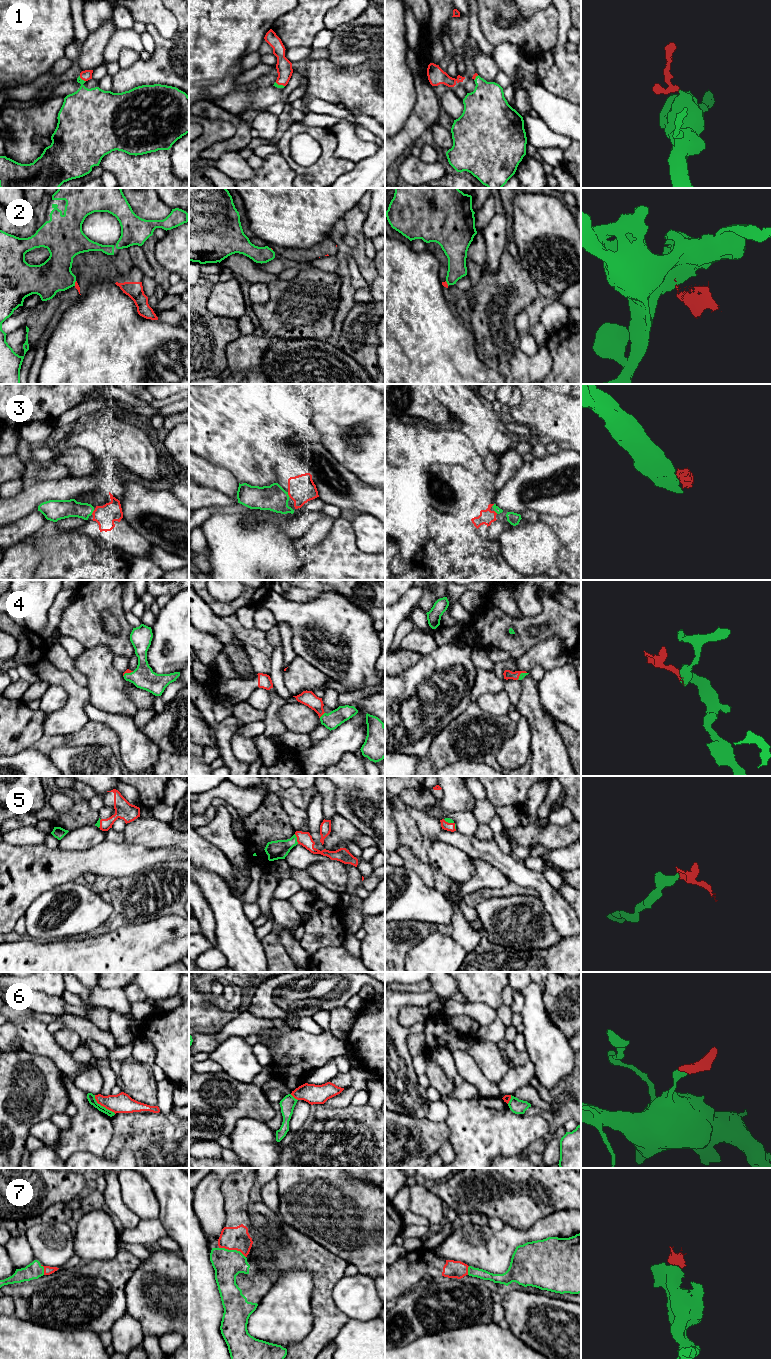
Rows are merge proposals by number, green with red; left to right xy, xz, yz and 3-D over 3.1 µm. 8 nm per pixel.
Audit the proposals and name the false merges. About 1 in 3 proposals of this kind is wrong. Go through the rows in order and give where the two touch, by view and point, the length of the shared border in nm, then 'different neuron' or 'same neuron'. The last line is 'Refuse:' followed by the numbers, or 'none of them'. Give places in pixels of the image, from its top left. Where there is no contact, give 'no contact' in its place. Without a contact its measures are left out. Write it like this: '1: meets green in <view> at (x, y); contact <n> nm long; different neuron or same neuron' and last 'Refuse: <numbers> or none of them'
1: meets green in xy at (81, 79); contact 70 nm long; same neuron
2: meets green in xy at (74, 283); contact 40 nm long; different neuron
3: meets green in xz at (288, 495); contact 50 nm long; same neuron
4: meets green in xz at (322, 715); contact 60 nm long; same neuron
5: meets green in xz at (296, 839); contact 90 nm long; same neuron
6: meets green in xy at (102, 1106); contact 220 nm long; different neuron
7: meets green in xz at (232, 1250); contact 240 nm long; same neuron
Refuse: 2, 6

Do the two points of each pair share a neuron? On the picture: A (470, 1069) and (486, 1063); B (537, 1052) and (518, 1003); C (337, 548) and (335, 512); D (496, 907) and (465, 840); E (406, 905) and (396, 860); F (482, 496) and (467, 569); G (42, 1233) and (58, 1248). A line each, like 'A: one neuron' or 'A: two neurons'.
A: two neurons
B: two neurons
C: two neurons
D: two neurons
E: two neurons
F: one neuron
G: one neuron

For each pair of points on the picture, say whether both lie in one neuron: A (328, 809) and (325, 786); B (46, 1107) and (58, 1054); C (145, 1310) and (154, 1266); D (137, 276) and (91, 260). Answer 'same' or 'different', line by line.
A: same
B: different
C: same
D: same

